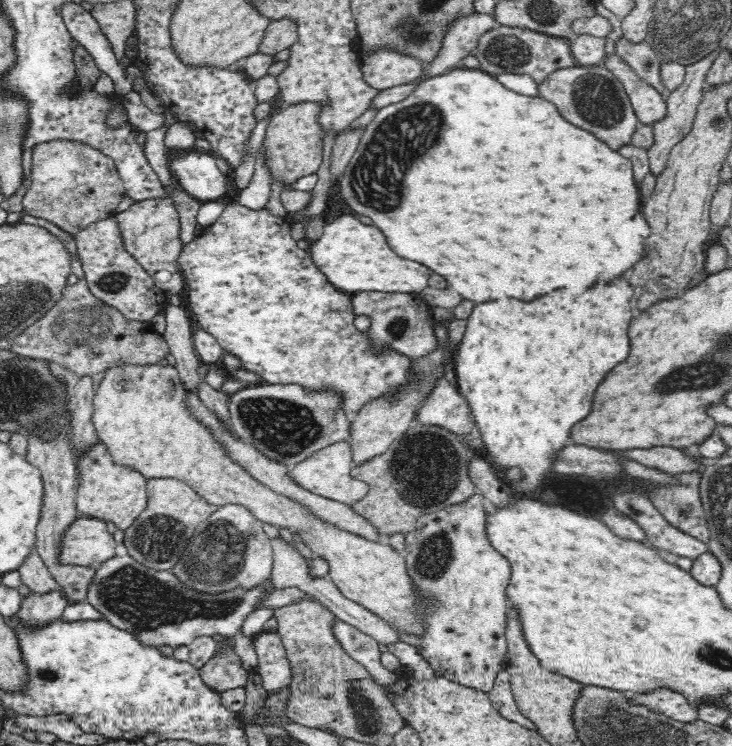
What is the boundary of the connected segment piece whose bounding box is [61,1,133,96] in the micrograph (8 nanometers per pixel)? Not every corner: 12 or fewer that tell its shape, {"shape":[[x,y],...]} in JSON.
{"shape":[[66,2],[71,37],[93,56],[124,96],[133,90],[87,6]]}

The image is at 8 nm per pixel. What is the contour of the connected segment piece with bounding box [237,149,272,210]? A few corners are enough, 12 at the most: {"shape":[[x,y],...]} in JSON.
{"shape":[[261,149],[248,186],[237,203],[252,210],[266,209],[271,176],[261,164]]}

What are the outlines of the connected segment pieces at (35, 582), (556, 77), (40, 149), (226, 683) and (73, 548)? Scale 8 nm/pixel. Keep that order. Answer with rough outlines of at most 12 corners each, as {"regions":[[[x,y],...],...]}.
{"regions":[[[36,547],[17,568],[31,591],[59,584]],[[603,66],[553,70],[538,94],[615,151],[639,122]],[[89,145],[34,146],[23,211],[68,234],[115,216],[126,189]],[[224,647],[199,669],[218,693],[245,687],[250,677],[234,649]],[[76,519],[63,532],[58,564],[111,559],[106,522]]]}

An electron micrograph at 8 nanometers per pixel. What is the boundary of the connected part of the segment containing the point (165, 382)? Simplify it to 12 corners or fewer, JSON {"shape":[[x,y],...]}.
{"shape":[[175,366],[101,376],[92,425],[116,463],[246,507],[421,635],[405,558],[258,483],[186,411]]}

